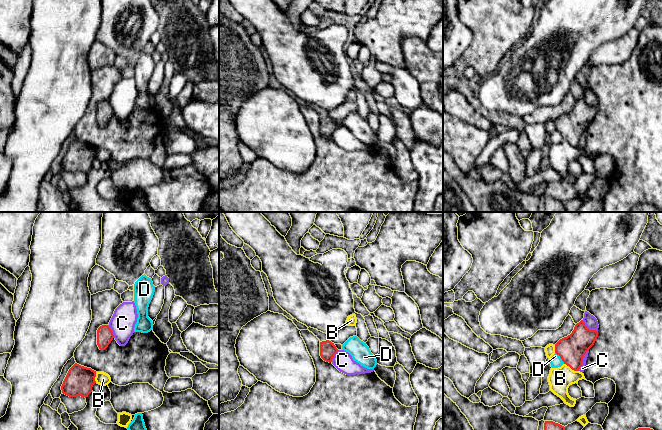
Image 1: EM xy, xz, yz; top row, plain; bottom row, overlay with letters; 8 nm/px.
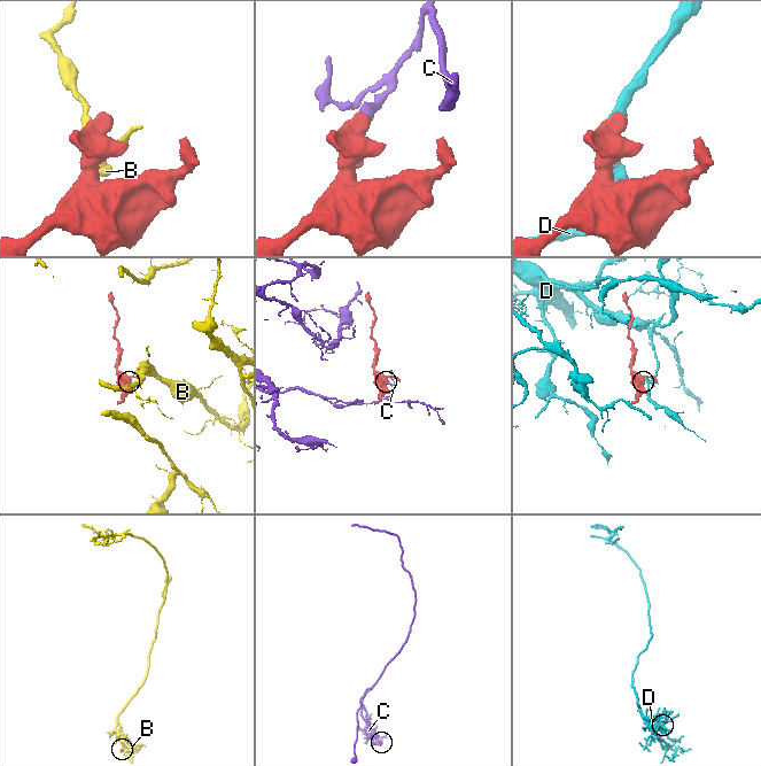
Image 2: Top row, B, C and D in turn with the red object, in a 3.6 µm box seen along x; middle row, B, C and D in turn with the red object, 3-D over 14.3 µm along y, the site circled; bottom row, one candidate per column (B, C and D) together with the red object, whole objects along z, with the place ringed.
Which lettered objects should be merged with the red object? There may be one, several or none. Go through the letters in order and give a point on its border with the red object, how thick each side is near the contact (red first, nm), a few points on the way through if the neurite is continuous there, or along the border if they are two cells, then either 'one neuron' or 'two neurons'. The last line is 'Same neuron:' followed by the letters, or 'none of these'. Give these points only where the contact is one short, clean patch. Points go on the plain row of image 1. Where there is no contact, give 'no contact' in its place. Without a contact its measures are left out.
B: meets red in yz at (571, 144); 220 nm thick on the red side, 180 nm on the other; two neurons
C: meets red in yz at (582, 136); 220 nm thick on the red side, 50 nm on the other; border along yz (588, 126), (578, 146); two neurons
D: meets red in yz at (560, 133); 220 nm thick on the red side, 90 nm on the other; two neurons
Same neuron: none of these

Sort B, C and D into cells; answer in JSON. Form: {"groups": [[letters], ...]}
{"groups": [["B"], ["C"], ["D"]]}

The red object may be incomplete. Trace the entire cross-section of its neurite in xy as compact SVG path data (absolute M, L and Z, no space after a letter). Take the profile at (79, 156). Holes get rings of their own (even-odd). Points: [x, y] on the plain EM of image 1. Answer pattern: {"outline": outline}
{"outline": "M75 139L68 147L61 162L62 169L69 173L88 173L92 168L96 147Z"}

